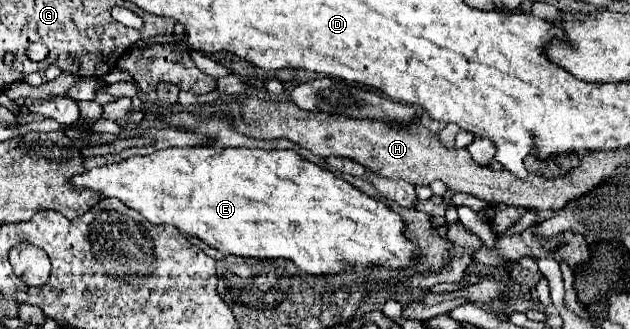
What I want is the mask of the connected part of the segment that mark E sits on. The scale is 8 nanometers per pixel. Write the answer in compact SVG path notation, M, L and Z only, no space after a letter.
M166 148L150 156L130 156L118 164L92 168L70 178L76 190L92 190L102 198L118 198L140 212L156 226L176 226L222 254L246 258L288 258L302 272L334 274L346 264L380 264L384 268L408 266L418 254L416 246L404 236L402 218L384 202L378 202L330 170L304 160L294 150L260 148Z

